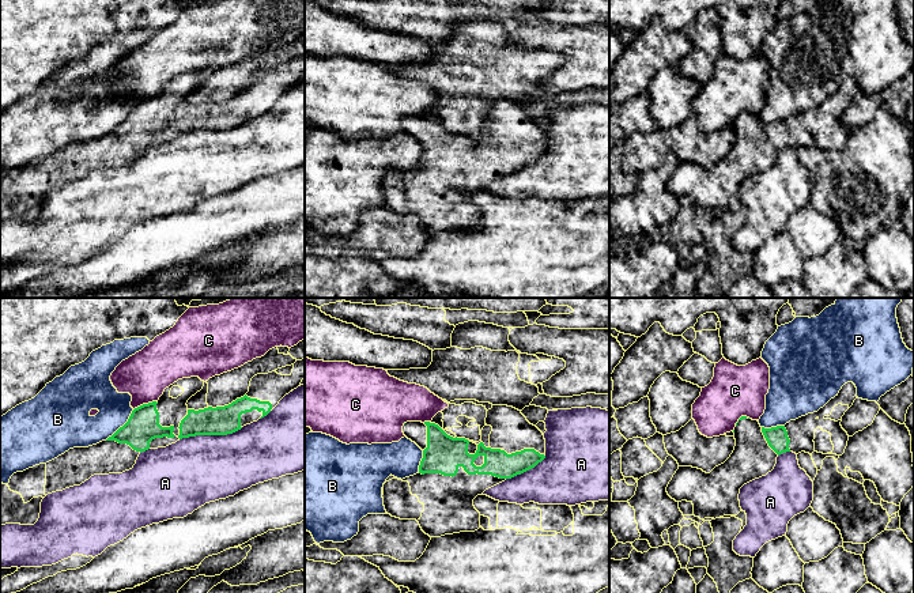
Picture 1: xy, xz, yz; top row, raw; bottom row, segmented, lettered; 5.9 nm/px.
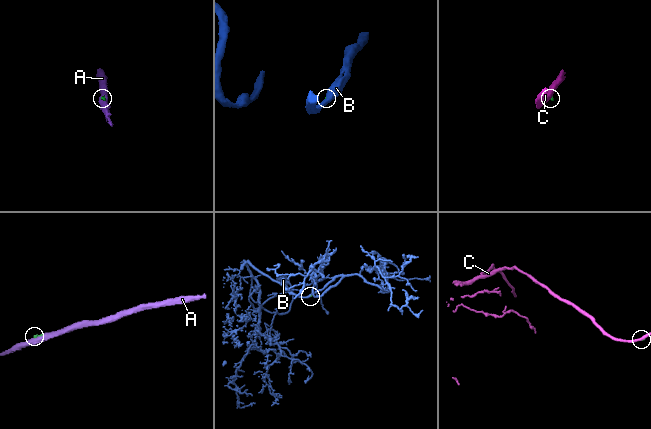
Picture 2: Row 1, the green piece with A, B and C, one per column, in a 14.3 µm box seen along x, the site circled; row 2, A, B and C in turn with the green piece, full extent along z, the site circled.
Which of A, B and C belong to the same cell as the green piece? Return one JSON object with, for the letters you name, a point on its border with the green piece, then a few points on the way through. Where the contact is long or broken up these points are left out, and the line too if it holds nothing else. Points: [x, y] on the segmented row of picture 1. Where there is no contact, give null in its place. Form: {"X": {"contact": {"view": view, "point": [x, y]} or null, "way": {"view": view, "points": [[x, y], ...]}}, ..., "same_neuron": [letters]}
{"same_neuron": []}

